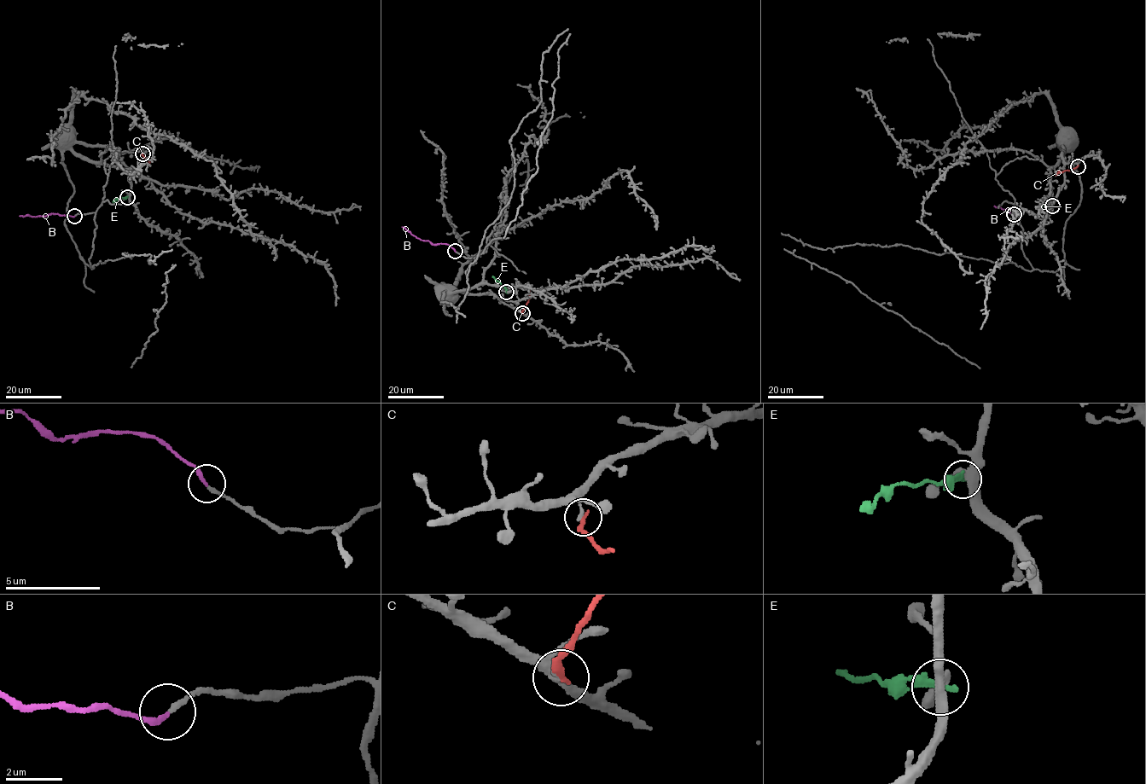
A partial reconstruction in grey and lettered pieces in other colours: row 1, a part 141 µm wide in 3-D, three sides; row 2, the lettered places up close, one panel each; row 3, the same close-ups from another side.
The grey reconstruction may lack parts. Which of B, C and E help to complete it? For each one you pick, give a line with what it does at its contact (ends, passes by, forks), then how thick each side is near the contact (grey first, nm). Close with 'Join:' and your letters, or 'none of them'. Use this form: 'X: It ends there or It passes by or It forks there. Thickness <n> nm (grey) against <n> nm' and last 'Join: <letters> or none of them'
B: It ends there. Thickness 180 nm (grey) against 200 nm
Join: B

